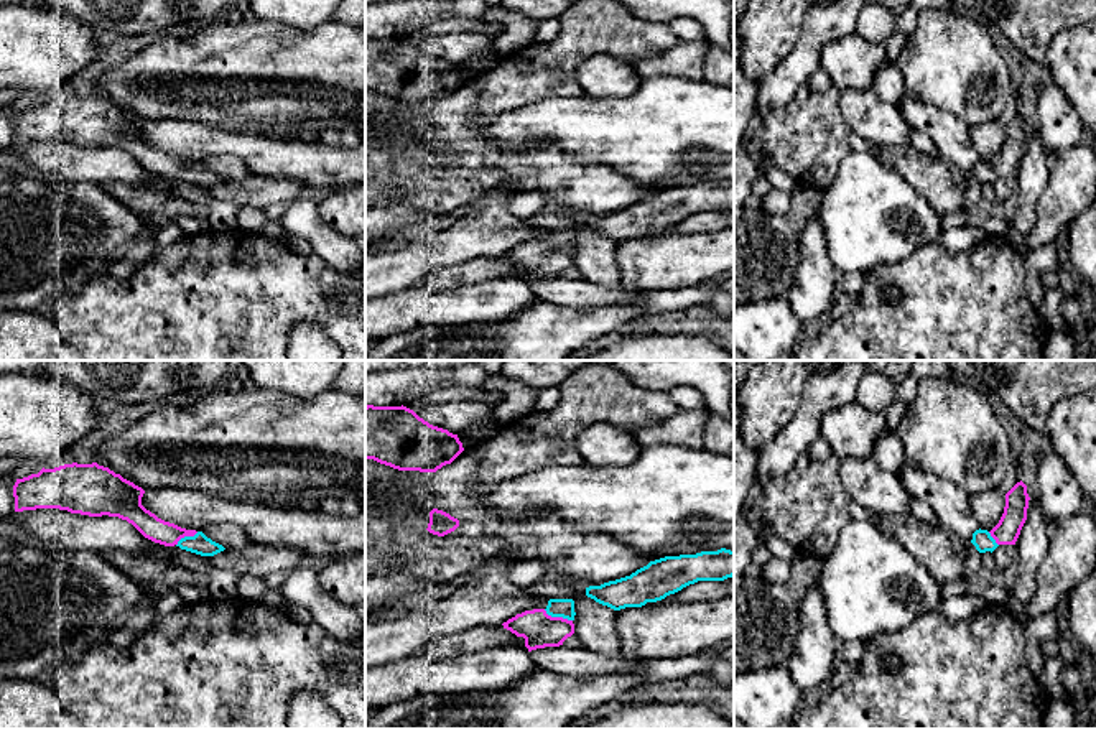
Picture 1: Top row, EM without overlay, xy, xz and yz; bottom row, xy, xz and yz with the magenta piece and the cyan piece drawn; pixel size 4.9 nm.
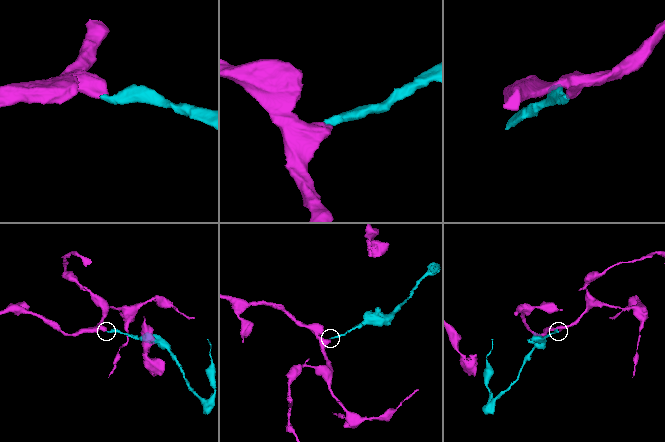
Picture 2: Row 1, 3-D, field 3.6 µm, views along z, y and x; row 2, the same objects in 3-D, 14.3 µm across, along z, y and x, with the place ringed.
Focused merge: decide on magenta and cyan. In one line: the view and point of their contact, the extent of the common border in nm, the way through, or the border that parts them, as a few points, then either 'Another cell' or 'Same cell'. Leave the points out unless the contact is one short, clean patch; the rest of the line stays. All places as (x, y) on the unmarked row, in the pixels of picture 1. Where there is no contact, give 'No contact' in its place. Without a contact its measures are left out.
Touches magenta at xz (558, 249). Shared border 160 nm. Path across: xz (538, 260), (548, 259), (558, 249), (557, 239). Same cell

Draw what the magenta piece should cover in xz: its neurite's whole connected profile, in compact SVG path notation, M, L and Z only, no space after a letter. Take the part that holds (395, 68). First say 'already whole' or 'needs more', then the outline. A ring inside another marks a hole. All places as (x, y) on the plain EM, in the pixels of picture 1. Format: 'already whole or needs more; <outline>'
already whole; M365 38L365 91L398 102L436 104L464 82L457 66L420 49L406 38Z

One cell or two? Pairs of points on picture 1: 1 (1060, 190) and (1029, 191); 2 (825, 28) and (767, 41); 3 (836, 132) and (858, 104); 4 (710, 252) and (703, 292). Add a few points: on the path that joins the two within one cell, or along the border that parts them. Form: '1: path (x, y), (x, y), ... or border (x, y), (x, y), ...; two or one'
1: border (1047, 153), (1049, 181), (1032, 229); two
2: border (805, 17), (794, 48), (775, 66); two
3: border (840, 91), (840, 112), (843, 119), (873, 147); two
4: border (706, 282), (667, 290); two

